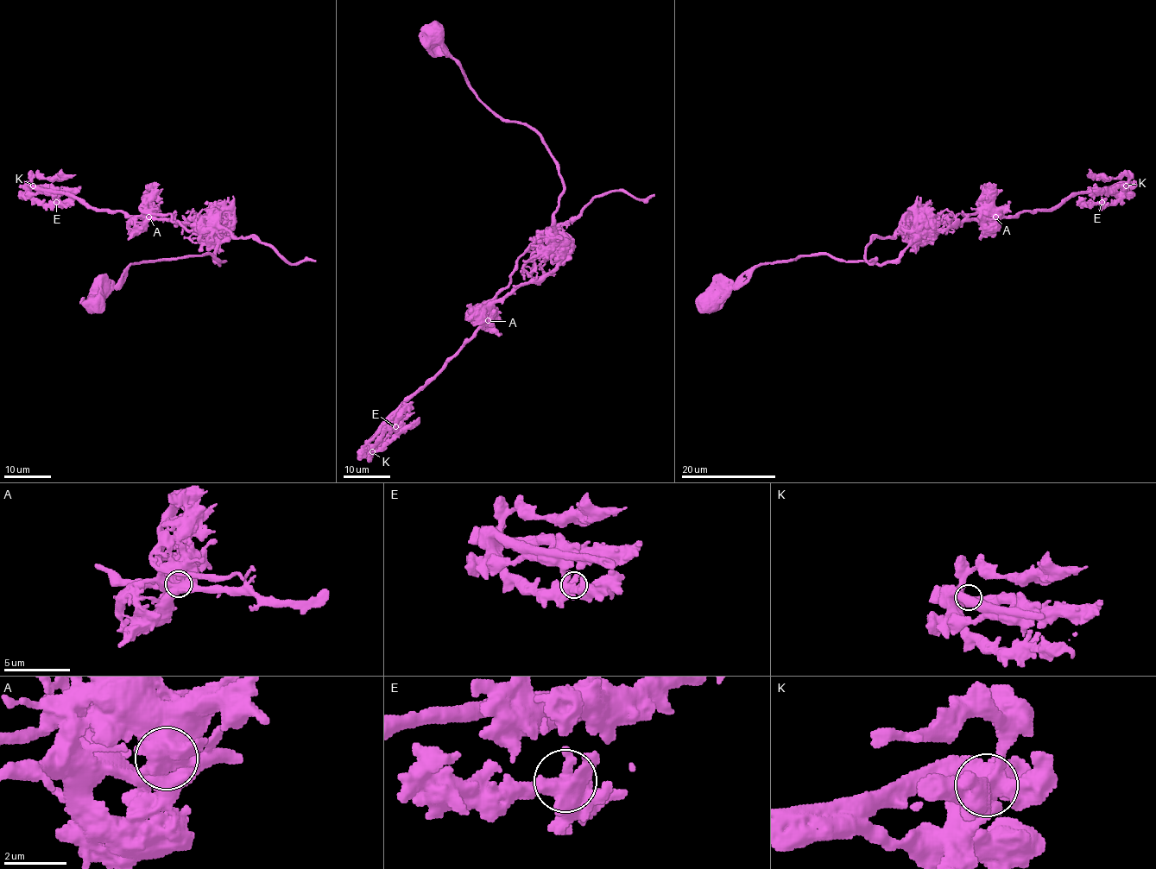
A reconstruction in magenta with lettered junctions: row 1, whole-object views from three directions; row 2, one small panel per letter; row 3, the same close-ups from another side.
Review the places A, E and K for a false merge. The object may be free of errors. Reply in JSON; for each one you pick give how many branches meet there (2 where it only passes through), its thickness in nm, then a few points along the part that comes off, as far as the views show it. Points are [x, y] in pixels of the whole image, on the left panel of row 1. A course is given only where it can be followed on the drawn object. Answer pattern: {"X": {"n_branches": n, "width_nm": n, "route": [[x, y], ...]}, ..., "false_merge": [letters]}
{"A": {"n_branches": 2, "width_nm": 750, "route": [[148, 217], [150, 199], [146, 212], [170, 214], [186, 229], [221, 228], [271, 246], [292, 263], [315, 261]]}, "false_merge": ["A"]}

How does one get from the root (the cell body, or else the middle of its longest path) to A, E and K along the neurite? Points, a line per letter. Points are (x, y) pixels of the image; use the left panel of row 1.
A: (94, 305), (94, 311), (131, 265), (206, 254), (224, 261), (219, 265), (215, 261), (218, 230), (148, 217)
E: (94, 305), (135, 263), (210, 254), (219, 265), (219, 231), (96, 210), (59, 192), (29, 198), (56, 202)
K: (94, 305), (135, 263), (210, 254), (219, 265), (219, 231), (96, 210), (33, 185)

